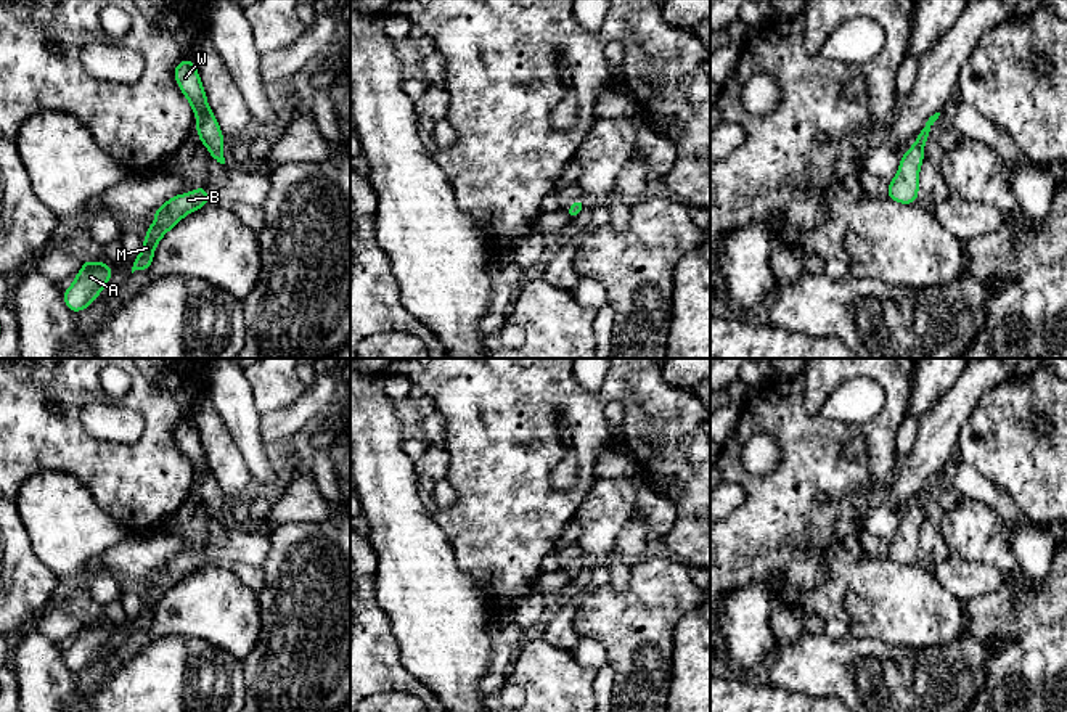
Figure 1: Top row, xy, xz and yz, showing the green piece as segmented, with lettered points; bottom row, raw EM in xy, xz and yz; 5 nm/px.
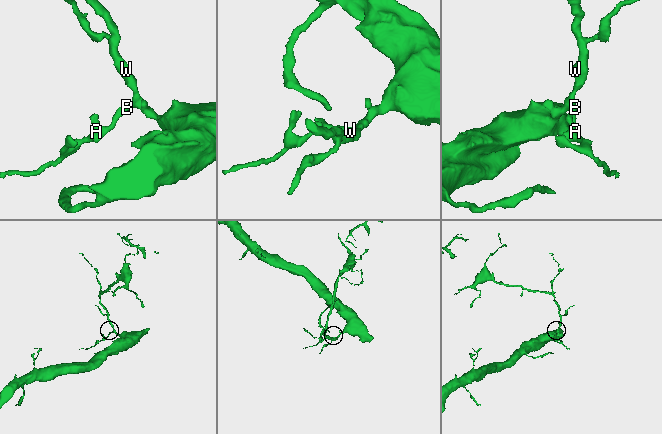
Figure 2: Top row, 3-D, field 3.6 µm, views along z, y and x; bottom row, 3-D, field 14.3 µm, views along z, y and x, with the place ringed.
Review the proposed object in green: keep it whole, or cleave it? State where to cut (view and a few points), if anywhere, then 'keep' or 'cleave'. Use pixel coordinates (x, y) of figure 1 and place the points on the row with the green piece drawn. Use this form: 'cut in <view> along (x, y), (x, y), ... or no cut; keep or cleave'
no cut; keep

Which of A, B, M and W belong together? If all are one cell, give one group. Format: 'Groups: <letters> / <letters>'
Groups: A B M W

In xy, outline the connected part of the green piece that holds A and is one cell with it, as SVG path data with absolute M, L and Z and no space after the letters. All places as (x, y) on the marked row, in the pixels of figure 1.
M84 260L82 270L74 276L74 283L63 293L64 304L71 312L87 309L108 284L114 268L106 262Z

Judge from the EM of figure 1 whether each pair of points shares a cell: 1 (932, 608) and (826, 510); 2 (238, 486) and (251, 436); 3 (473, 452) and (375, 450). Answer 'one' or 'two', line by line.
1: one
2: two
3: two

